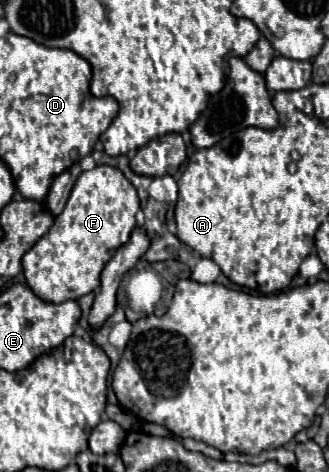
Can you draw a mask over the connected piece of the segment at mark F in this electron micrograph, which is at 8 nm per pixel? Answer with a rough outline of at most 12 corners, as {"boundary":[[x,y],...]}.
{"boundary":[[119,169],[83,171],[23,255],[47,303],[97,291],[139,197]]}

